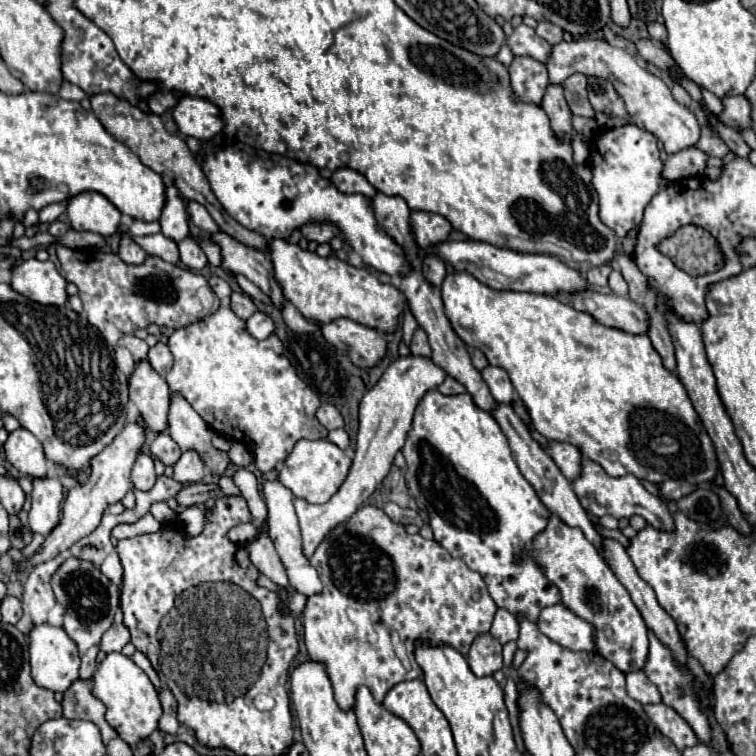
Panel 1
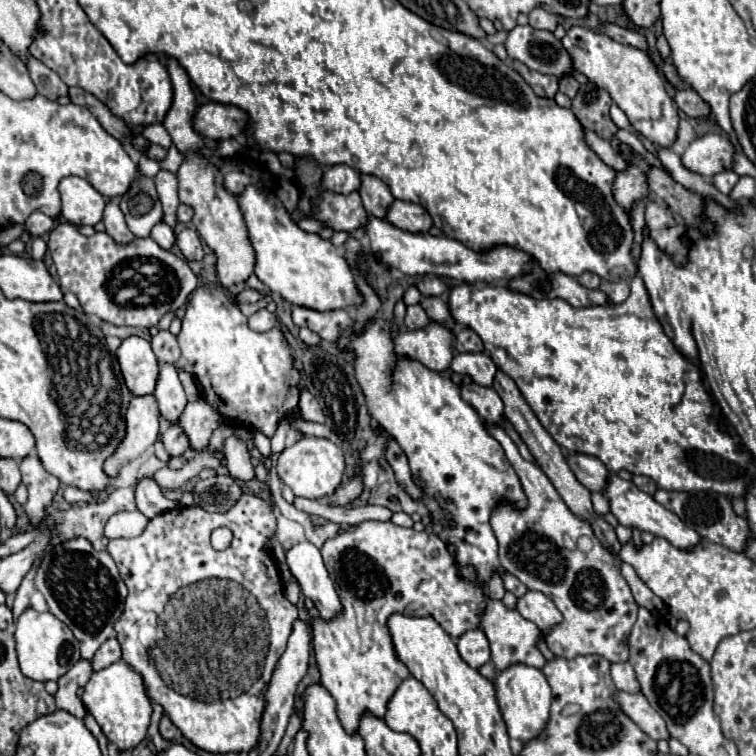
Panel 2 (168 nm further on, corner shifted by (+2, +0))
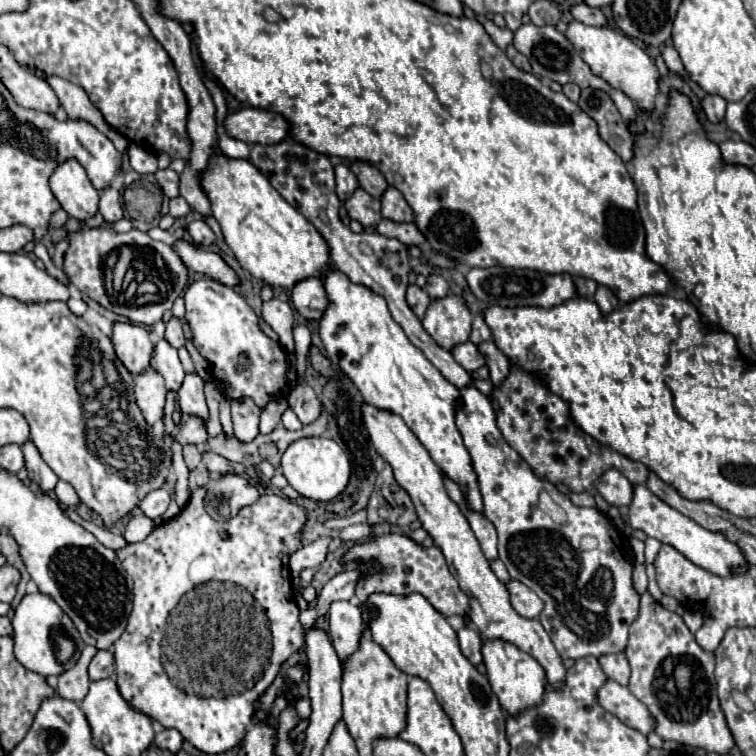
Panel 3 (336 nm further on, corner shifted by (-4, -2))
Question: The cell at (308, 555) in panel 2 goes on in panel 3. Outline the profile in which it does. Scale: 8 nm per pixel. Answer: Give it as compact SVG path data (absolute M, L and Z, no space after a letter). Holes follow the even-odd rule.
M332 602L328 612L330 638L340 660L358 650L358 640L362 634L362 614L358 606L350 602Z

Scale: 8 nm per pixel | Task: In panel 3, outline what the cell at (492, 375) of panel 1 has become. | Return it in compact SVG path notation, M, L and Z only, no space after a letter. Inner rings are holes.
M464 342L464 344L456 346L456 348L452 350L452 356L454 356L454 360L456 360L466 372L474 372L474 370L478 370L478 368L482 368L482 366L486 364L484 356L480 356L478 346L472 344L472 342Z

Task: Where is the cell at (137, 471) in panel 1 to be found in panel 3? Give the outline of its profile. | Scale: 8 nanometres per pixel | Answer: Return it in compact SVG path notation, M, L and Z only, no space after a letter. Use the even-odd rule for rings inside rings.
M158 488L158 490L152 490L142 502L140 502L140 510L148 516L148 518L158 518L162 516L166 510L168 510L168 504L170 504L170 496L164 488Z

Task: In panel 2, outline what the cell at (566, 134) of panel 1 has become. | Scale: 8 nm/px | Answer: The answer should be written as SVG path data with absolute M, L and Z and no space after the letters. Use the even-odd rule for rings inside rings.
M512 60L512 66L514 66L514 70L532 86L532 90L534 90L538 96L554 98L554 94L558 92L558 78L546 76L546 74L538 74L538 72L530 70L528 66L524 66L524 64L518 62L518 60Z

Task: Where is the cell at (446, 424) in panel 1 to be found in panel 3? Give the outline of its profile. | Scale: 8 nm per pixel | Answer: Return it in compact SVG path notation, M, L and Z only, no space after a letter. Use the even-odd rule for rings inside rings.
M330 270L326 274L324 288L328 292L330 306L320 320L318 334L330 360L346 372L368 404L402 416L442 474L458 484L464 494L466 508L484 514L476 472L456 428L454 402L460 400L460 390L444 380L444 376L430 364L424 352L420 352L408 340L400 324L394 322L382 296L364 286L352 284L338 270Z

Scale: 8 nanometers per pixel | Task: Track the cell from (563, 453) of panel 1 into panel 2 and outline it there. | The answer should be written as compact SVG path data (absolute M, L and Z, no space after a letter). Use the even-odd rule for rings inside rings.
M568 454L566 456L570 470L574 476L590 490L590 492L602 492L608 482L608 468L594 456L588 454Z

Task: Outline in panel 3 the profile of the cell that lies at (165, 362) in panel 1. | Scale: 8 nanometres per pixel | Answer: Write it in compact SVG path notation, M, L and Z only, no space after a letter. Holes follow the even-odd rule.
M172 318L168 324L166 324L166 332L164 332L164 340L168 340L168 344L172 344L172 348L182 348L184 346L184 332L182 332L182 324L180 320Z

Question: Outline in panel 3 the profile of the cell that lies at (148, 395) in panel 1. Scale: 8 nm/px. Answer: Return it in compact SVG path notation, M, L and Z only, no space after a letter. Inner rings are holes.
M126 322L114 324L112 344L116 348L116 356L132 376L138 376L150 366L154 344L142 326L132 326Z

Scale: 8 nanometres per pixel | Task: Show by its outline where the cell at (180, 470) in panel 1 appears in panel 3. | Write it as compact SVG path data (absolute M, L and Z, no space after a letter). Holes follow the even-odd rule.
M186 374L184 384L178 392L180 412L186 416L196 416L202 422L210 420L210 412L204 398L204 380L198 374Z

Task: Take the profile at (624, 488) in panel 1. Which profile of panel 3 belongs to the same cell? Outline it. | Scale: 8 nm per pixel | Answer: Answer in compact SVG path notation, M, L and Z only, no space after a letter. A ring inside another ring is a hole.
M634 486L632 492L632 502L628 506L628 518L630 518L630 526L638 528L642 532L646 532L648 536L660 540L662 544L670 544L674 546L678 552L684 552L684 556L688 556L688 560L692 560L694 564L702 566L704 570L718 574L718 576L726 576L732 572L740 572L746 568L746 560L740 552L740 548L732 542L728 542L724 538L724 534L720 532L708 532L706 528L698 526L694 520L690 520L688 516L680 514L678 510L670 508L668 504L664 504L658 496L654 496L646 486Z

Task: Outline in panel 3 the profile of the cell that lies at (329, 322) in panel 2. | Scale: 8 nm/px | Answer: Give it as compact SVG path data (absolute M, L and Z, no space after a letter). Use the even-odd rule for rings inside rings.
M308 278L298 282L290 290L290 300L294 310L304 322L320 320L328 310L328 296L324 292L324 282L318 278Z

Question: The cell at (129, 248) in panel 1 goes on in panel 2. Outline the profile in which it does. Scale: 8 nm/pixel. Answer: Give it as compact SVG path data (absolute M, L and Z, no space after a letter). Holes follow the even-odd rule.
M116 198L106 200L106 208L104 208L104 216L102 222L106 226L106 232L116 240L116 242L130 242L134 238L134 234L128 230L124 214L118 206Z

